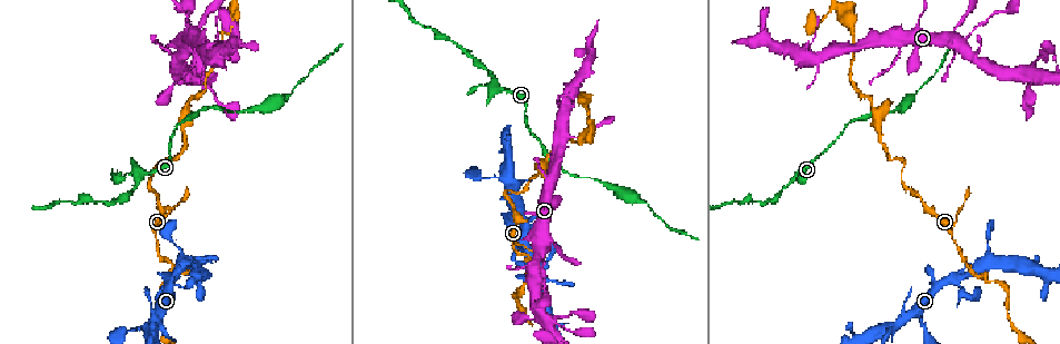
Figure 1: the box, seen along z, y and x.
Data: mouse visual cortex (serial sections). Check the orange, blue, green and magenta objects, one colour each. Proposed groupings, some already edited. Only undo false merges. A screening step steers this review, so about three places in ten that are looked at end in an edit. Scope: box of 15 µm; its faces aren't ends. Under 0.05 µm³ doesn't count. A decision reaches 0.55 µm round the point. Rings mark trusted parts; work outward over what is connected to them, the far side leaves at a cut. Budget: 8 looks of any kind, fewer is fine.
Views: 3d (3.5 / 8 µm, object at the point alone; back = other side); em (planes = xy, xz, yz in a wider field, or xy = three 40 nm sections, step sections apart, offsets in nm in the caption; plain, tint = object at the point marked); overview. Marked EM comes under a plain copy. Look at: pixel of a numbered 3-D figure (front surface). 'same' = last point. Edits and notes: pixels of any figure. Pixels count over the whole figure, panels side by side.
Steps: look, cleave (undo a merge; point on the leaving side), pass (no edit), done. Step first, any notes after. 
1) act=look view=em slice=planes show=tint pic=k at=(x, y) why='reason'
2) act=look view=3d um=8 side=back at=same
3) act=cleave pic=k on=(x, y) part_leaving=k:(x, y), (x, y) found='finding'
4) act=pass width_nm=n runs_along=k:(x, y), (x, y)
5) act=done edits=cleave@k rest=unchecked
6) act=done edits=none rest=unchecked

act=look view=3d um=8 pic=1 at=(513, 256) why='abrupt turn'

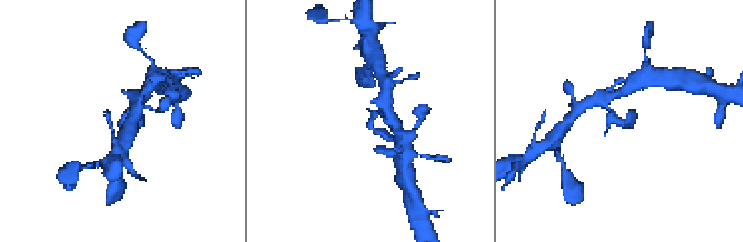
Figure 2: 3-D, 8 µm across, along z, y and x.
act=look view=3d um=3.5 pic=2 at=(371, 120)

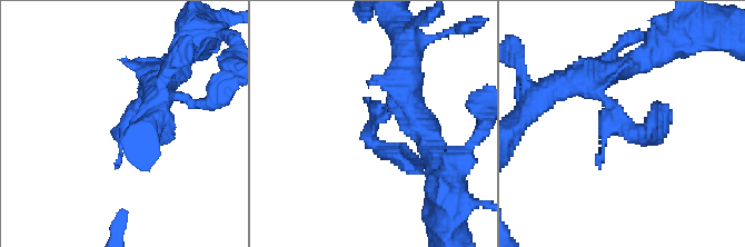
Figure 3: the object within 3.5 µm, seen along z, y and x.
act=look view=em slice=xy step=3 show=tint pic=3 at=(625, 132) why='need the tissue'

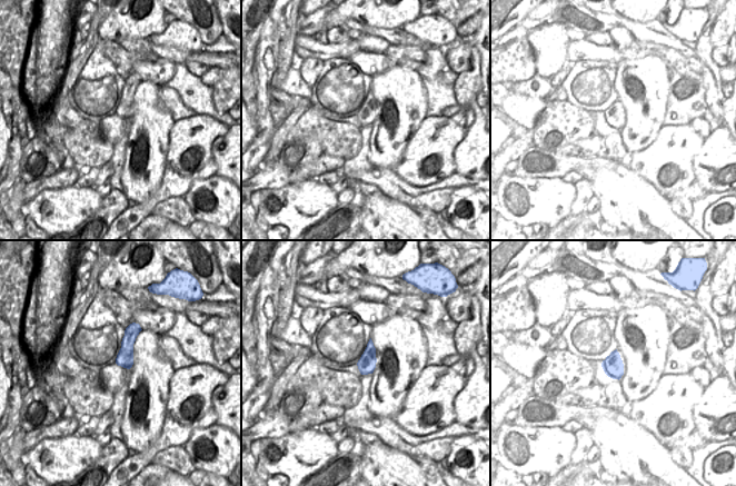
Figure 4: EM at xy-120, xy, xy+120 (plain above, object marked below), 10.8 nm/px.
act=pass found='one cell here'

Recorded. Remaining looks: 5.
act=look view=3d um=3.5 pic=1 at=(505, 190) why='calibre changes'

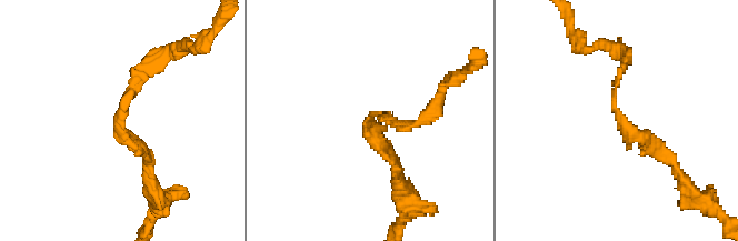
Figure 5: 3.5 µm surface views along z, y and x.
act=look view=em slice=planes show=tint pic=5 at=(615, 99) arm_widths_nm=150,150 why='need the tissue'

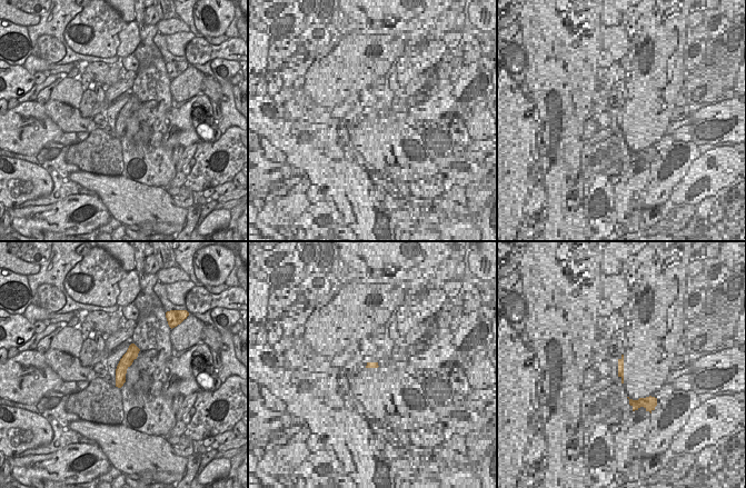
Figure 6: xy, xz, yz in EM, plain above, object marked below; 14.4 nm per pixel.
act=pass width_nm=180 runs_along=5:(656, 151), (616, 110), (621, 49) found='continuous, no second cell'

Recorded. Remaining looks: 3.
act=look view=3d um=3.5 pic=1 at=(541, 254) why='thin arm on a thick one'

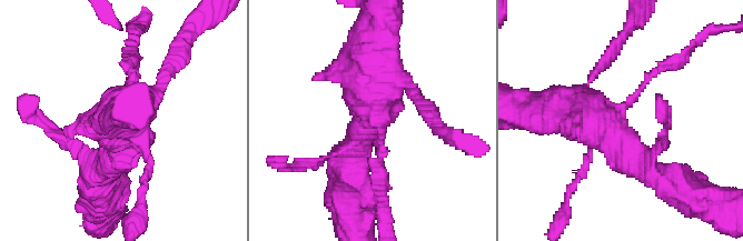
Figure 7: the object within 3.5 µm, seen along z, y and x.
act=look view=em slice=xy step=5 show=tint pic=7 at=(379, 120) why='shape alone is not enough'

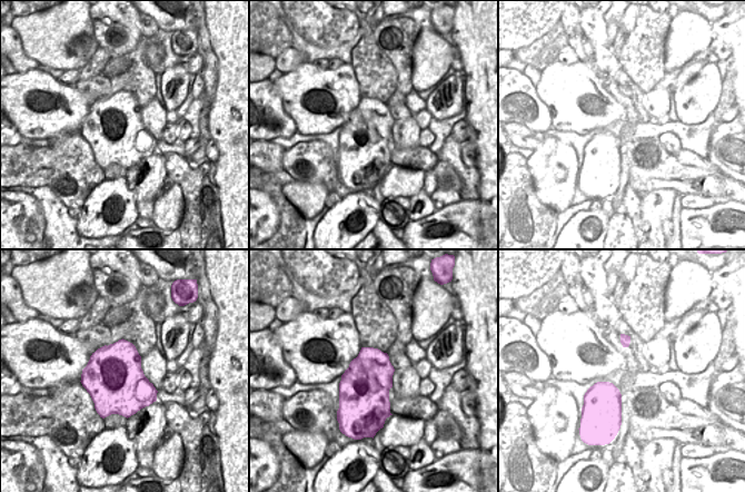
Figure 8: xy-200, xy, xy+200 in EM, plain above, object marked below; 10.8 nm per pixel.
act=pass runs_along=7:(534, 107), (585, 110), (653, 171) found='continuous, no second cell'

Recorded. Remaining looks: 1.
act=done edits=none rest=unchecked

